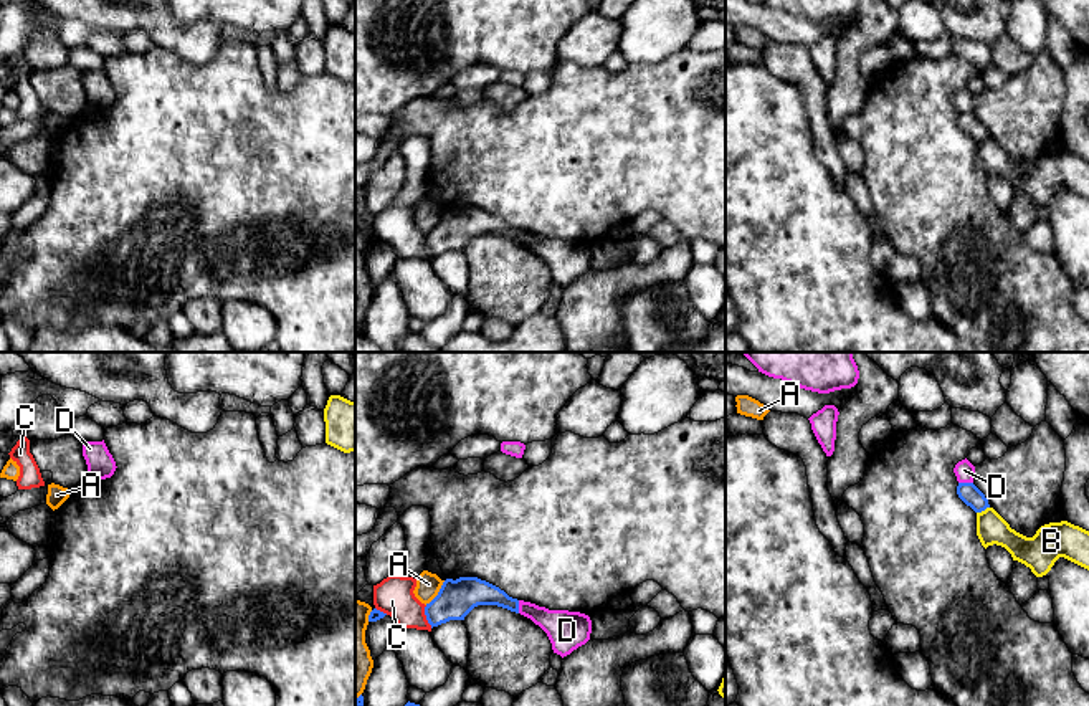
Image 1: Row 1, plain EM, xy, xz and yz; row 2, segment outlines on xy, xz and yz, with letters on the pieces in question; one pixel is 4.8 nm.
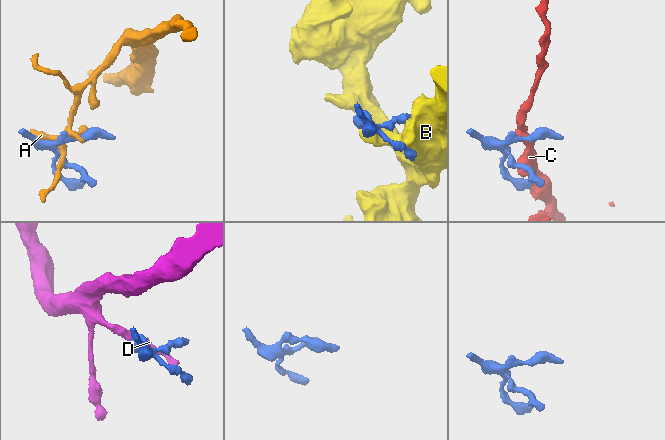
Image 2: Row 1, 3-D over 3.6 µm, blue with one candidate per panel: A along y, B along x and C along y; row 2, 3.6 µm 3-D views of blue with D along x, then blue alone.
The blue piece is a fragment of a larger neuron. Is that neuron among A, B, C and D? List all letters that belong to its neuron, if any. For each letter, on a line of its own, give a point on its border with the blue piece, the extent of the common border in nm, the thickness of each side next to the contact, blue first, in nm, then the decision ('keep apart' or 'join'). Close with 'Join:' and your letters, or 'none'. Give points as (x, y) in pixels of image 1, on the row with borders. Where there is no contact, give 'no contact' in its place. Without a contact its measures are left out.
A: xz (438, 594) | 160 nm | 180/120 nm | keep apart
B: yz (982, 510) | 70 nm | 100/150 nm | keep apart
C: xz (427, 617) | 120 nm | 180/190 nm | keep apart
D: yz (965, 483) | 70 nm | 100/100 nm | keep apart
Join: none

